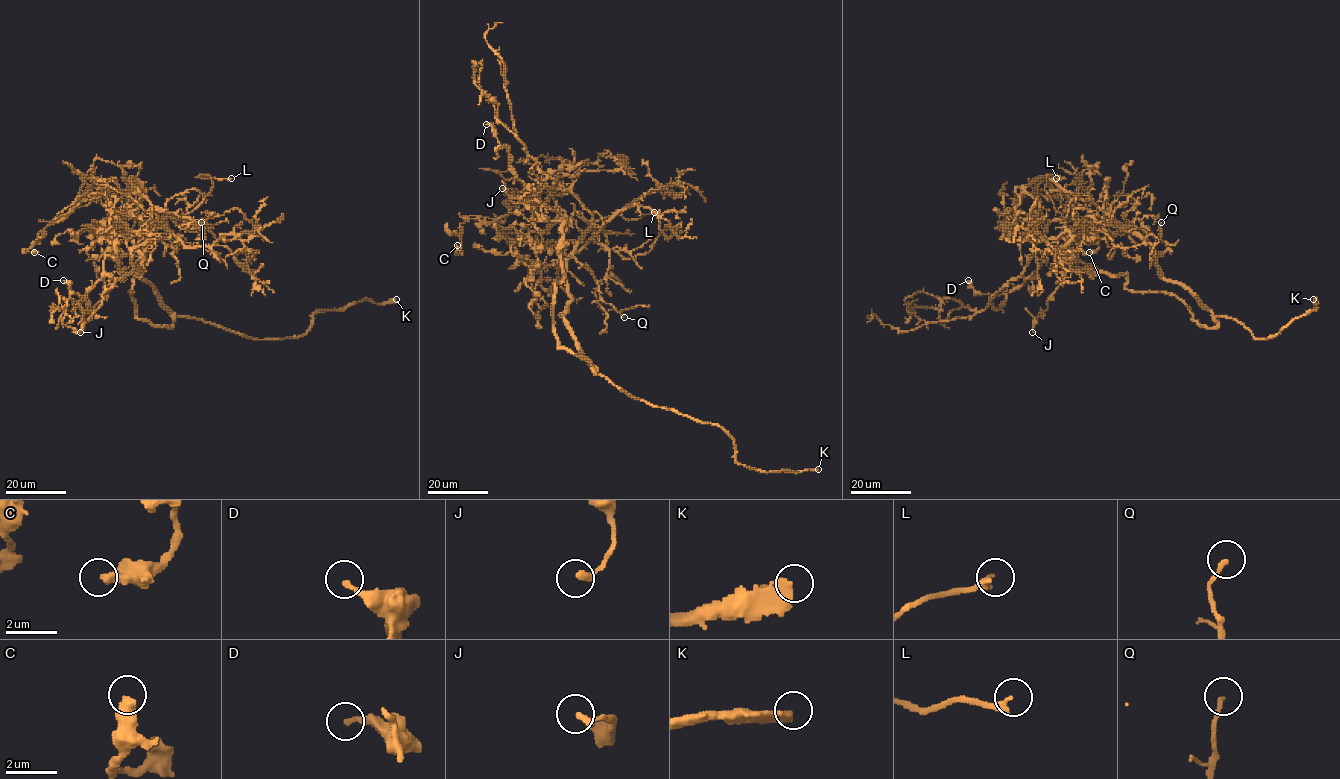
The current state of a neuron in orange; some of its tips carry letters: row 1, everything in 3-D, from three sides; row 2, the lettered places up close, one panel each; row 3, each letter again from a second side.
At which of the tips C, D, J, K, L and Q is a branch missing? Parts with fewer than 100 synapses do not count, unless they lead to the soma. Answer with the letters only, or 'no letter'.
K

